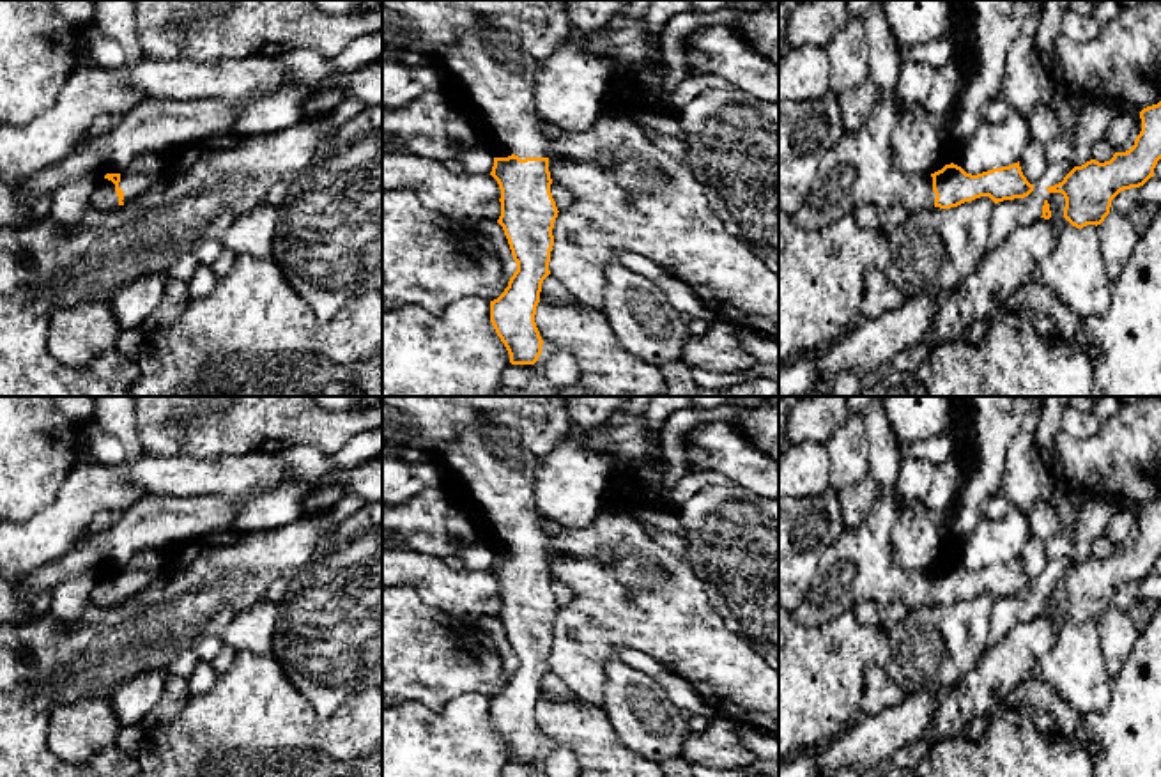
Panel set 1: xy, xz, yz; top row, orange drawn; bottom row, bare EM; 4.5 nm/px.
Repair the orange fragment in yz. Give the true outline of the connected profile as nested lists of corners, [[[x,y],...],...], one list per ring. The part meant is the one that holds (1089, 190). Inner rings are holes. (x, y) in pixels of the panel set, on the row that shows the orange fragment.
[[[1161,101],[1140,112],[1142,131],[1126,152],[1110,161],[1087,161],[1074,166],[1062,182],[1046,188],[1065,198],[1064,218],[1076,228],[1101,225],[1110,214],[1111,200],[1124,189],[1140,188],[1161,159]]]

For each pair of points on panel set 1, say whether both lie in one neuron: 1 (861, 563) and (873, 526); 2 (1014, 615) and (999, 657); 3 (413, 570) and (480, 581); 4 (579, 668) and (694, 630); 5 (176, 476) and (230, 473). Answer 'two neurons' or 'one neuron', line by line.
1: one neuron
2: two neurons
3: one neuron
4: one neuron
5: one neuron

